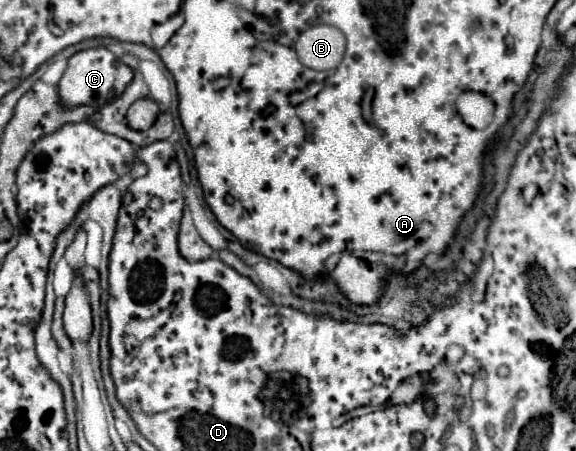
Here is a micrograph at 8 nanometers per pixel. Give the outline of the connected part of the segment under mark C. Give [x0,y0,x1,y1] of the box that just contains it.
[58,47,134,107]

